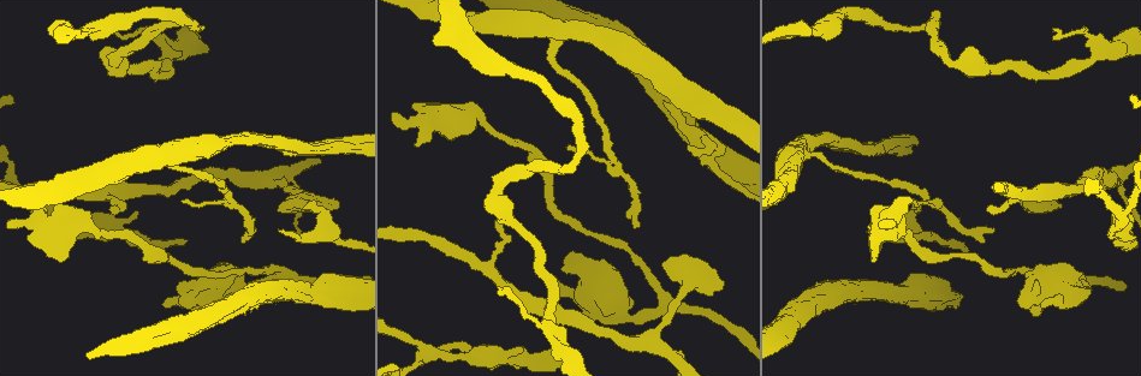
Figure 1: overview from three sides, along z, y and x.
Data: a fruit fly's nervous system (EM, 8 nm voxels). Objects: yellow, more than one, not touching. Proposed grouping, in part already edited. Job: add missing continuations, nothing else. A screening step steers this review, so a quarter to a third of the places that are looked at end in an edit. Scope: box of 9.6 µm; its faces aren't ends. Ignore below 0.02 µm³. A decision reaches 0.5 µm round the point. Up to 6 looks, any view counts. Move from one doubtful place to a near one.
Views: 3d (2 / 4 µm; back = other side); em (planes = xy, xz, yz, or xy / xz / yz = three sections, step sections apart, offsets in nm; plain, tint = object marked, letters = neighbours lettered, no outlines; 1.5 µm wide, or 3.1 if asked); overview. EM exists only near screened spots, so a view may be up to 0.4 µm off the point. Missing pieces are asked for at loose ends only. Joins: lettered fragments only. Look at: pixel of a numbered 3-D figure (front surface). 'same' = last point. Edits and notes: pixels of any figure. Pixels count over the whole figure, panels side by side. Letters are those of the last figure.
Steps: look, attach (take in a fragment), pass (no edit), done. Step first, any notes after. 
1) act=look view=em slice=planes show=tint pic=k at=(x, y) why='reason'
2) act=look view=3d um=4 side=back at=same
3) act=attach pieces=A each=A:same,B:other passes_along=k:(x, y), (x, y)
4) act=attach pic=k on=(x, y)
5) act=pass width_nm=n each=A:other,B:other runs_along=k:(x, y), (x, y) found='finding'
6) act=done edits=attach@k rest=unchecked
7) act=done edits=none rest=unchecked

act=look view=em slice=planes show=tint pic=1 at=(521, 346) why='free end'

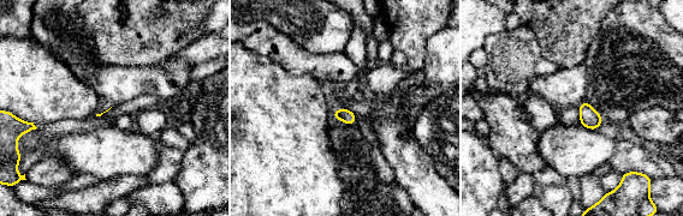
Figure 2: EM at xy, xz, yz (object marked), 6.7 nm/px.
act=look view=em slice=planes show=letters at=same why='what lies round it'

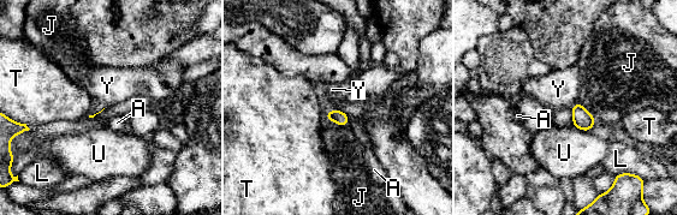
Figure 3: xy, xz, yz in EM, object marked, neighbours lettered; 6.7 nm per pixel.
act=pass each=A:other,J:other,L:other,T:other,U:other,Y:other border=3:(576, 102), (570, 107) found='none of them fits'

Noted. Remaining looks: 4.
act=look view=em slice=planes show=letters pic=1 at=(634, 226) why='free end'

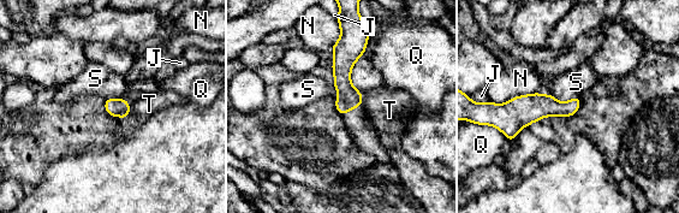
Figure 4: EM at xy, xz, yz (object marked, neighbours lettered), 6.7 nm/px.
act=pass each=J:other,N:other,Q:other,S:other,T:other border=4:(551, 93), (561, 101), (578, 98) found='no lettered fragment goes on from it'

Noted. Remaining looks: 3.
act=look view=em slice=planes show=letters pic=1 at=(278, 231) why='free end'

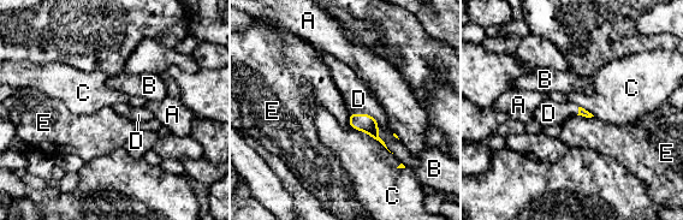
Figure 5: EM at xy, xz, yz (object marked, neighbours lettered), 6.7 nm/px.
act=attach pieces=D each=A:other,B:other,C:other,D:same,E:other passes_along=5:(366, 123), (364, 114), (358, 99) found='it goes on there'

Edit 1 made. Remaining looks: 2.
act=done edits=attach@5 rest=unchecked

